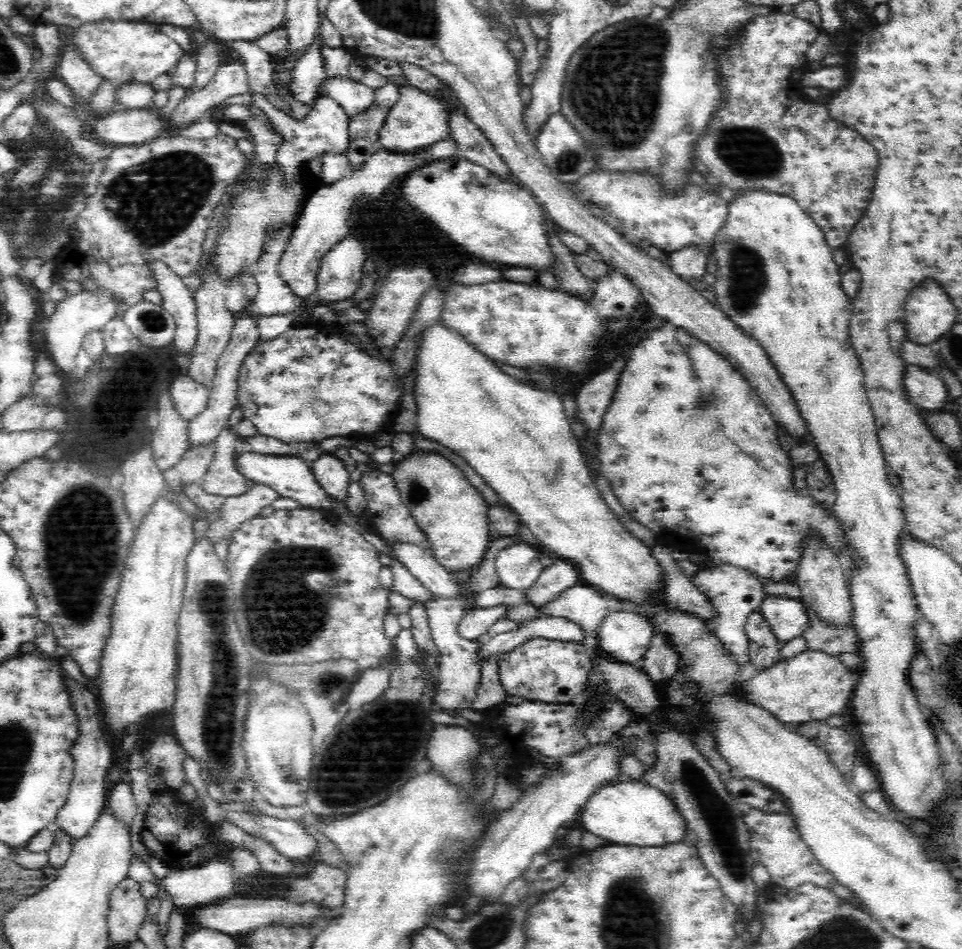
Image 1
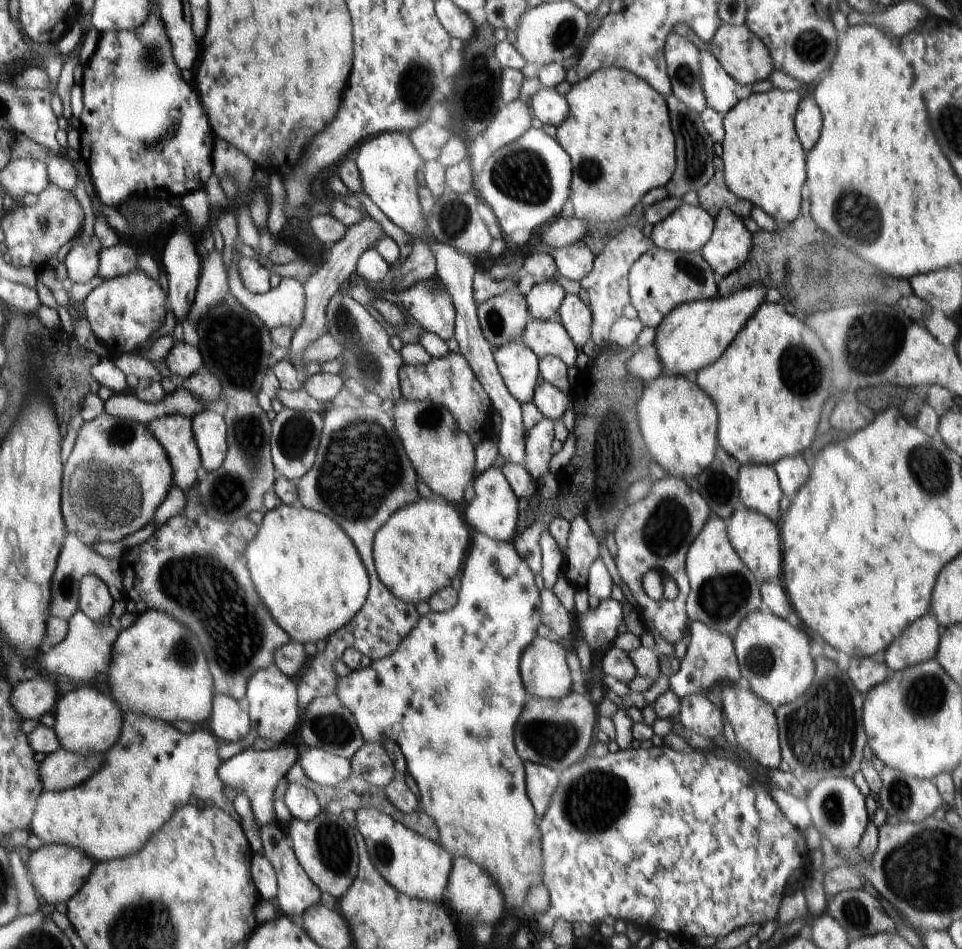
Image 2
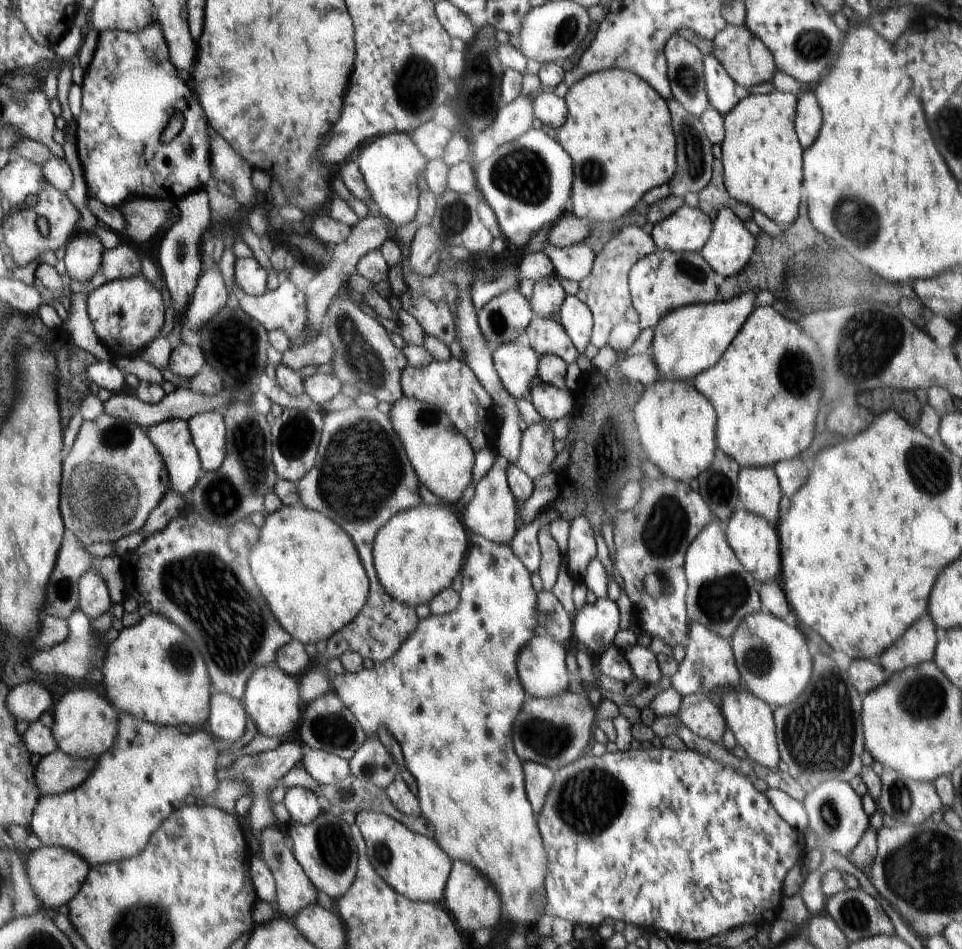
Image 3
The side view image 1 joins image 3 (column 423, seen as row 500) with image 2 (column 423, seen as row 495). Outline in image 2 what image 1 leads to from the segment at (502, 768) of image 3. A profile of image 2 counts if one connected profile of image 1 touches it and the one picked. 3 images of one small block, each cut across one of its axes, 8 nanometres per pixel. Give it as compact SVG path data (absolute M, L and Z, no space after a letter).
M474 532L475 542L472 544L467 560L463 563L462 578L460 578L460 590L457 596L456 605L448 611L438 613L428 612L421 617L417 627L402 641L397 650L389 657L375 659L372 665L366 669L356 669L348 676L341 679L339 683L338 699L342 702L350 715L356 722L359 734L364 743L374 742L382 745L385 739L394 742L404 756L407 772L416 781L422 797L423 810L434 820L439 831L441 844L450 850L455 857L467 857L473 862L480 863L494 879L497 880L503 895L506 896L510 911L516 918L528 920L526 912L526 896L532 886L542 884L540 874L540 832L534 822L534 810L529 794L526 794L528 782L526 782L526 763L520 759L515 746L515 727L521 712L530 696L525 690L525 684L520 673L520 662L523 653L532 645L532 636L536 638L538 626L542 624L540 618L540 592L534 582L534 574L528 568L528 564L518 556L514 546L510 542L498 541Z

